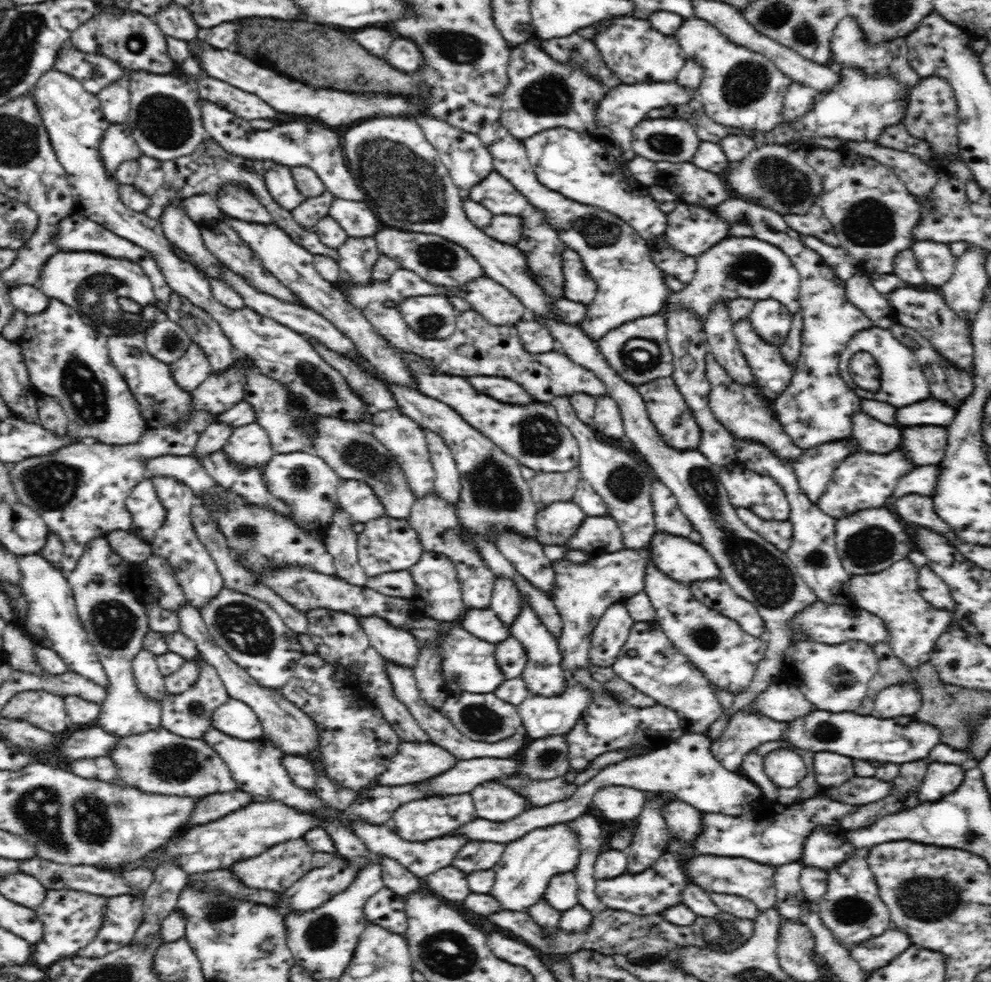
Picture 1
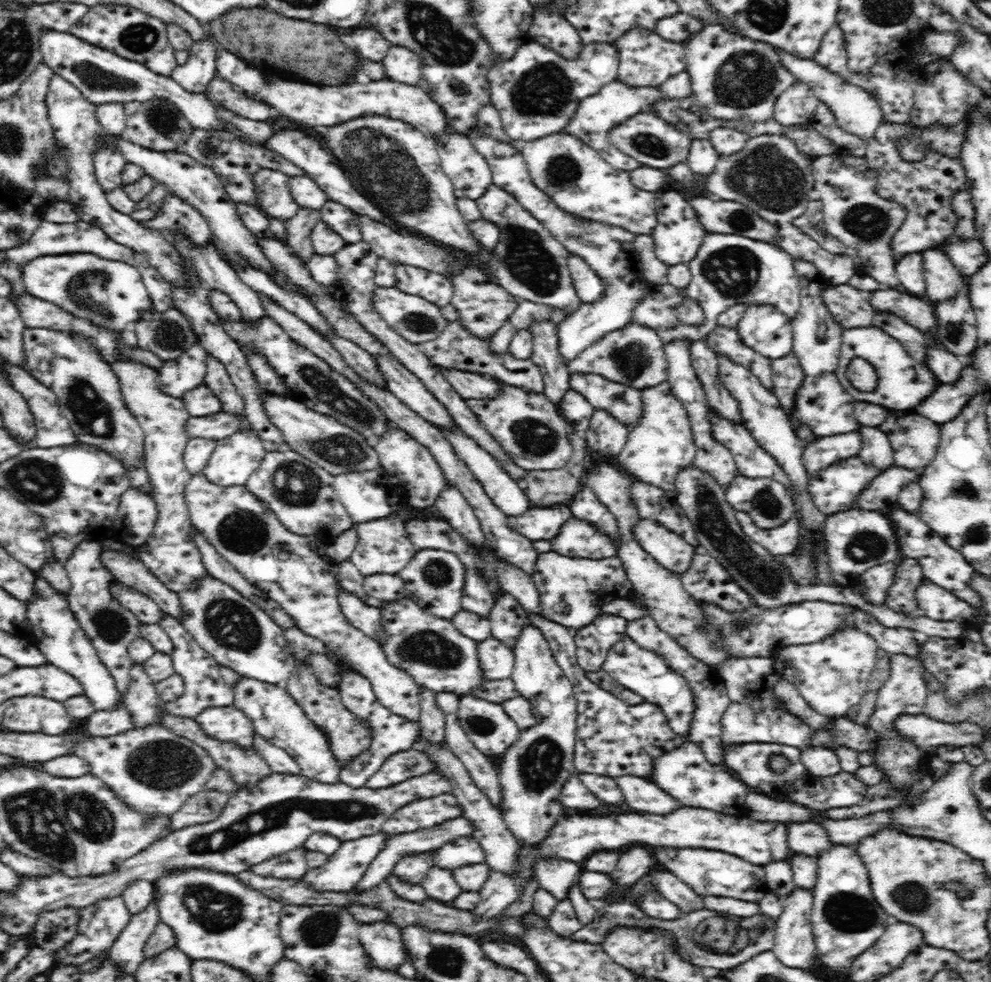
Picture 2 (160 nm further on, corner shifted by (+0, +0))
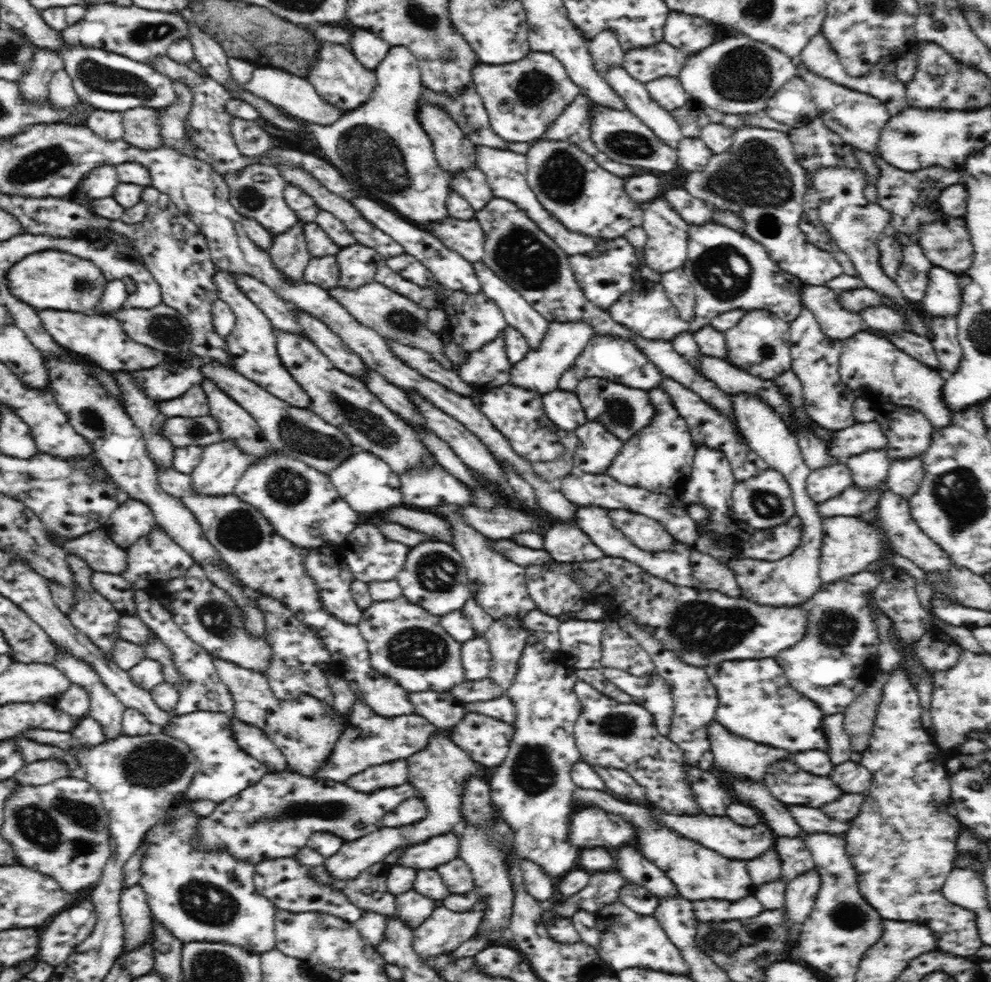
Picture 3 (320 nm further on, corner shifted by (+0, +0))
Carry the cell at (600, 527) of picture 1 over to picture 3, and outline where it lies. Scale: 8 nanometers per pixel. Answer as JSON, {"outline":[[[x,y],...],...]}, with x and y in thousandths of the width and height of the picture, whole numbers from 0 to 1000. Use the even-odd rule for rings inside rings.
{"outline":[[[560,533],[548,545],[548,559],[565,573],[582,573],[610,566],[581,533]]]}

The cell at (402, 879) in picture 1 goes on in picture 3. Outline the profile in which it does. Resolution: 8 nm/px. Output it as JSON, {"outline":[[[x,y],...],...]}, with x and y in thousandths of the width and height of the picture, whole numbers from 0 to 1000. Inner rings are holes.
{"outline":[[[417,904],[399,914],[400,928],[412,945],[424,943],[440,925],[440,919]]]}

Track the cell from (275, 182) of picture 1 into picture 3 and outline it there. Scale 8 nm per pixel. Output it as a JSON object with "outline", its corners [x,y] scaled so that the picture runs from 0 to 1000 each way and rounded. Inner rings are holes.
{"outline":[[[256,166],[242,175],[228,176],[225,180],[231,191],[232,208],[245,222],[255,222],[275,240],[293,234],[301,226],[302,222],[286,201],[290,185],[279,169]]]}

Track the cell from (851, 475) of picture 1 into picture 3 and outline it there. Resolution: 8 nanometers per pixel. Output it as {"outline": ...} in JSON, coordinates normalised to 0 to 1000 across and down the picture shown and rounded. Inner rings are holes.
{"outline":[[[843,470],[819,479],[814,487],[813,500],[823,513],[829,513],[829,511],[836,511],[842,505],[850,503],[860,493],[857,477],[853,473]]]}

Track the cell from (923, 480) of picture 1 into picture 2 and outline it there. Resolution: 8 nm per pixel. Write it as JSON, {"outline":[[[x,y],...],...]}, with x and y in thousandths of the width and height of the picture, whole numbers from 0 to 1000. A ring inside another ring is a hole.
{"outline":[[[906,475],[895,477],[883,485],[876,497],[866,505],[862,518],[890,519],[905,512],[905,505],[913,493],[929,488],[929,479],[914,478]]]}

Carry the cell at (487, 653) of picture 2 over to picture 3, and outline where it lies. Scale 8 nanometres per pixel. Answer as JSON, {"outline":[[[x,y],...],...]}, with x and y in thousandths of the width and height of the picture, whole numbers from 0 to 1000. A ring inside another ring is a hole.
{"outline":[[[479,649],[466,655],[464,666],[470,693],[483,693],[493,688],[496,667],[490,650]]]}

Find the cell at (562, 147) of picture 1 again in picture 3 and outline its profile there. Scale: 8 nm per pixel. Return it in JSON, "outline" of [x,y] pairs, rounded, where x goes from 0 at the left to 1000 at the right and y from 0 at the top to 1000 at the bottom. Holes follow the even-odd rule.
{"outline":[[[543,143],[536,147],[530,158],[533,166],[532,186],[548,211],[560,220],[573,234],[601,242],[630,241],[638,231],[649,227],[651,208],[642,208],[630,193],[630,182],[612,175],[587,151],[569,143]]]}

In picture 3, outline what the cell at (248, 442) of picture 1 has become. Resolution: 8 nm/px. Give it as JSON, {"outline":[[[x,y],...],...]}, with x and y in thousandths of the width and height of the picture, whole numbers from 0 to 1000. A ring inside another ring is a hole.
{"outline":[[[234,449],[204,455],[201,474],[193,481],[196,502],[206,505],[229,505],[235,502],[238,492],[248,478],[258,471]]]}

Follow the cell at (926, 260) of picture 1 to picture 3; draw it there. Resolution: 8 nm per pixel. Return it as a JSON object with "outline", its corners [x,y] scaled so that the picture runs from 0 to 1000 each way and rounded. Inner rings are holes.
{"outline":[[[940,271],[936,277],[934,297],[928,310],[933,323],[966,322],[971,310],[968,280]]]}

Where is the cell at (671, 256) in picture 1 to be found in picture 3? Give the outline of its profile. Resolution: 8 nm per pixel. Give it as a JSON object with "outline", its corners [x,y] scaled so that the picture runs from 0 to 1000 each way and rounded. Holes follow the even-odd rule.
{"outline":[[[689,272],[671,277],[665,287],[684,320],[690,326],[697,327],[701,323],[701,298]]]}

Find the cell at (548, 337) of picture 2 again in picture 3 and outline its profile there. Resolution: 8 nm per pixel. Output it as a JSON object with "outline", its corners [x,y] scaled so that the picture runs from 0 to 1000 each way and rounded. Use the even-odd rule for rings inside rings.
{"outline":[[[486,266],[477,267],[485,295],[497,305],[508,318],[515,333],[524,336],[533,347],[535,354],[542,355],[552,339],[554,326],[551,326],[528,301],[511,289]]]}

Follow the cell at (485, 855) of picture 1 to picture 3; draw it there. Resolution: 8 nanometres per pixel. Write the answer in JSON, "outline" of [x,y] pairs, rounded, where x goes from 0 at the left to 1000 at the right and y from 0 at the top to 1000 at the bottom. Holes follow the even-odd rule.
{"outline":[[[457,847],[438,851],[412,864],[400,881],[420,886],[440,885],[440,882],[462,874],[462,857],[464,851]]]}

